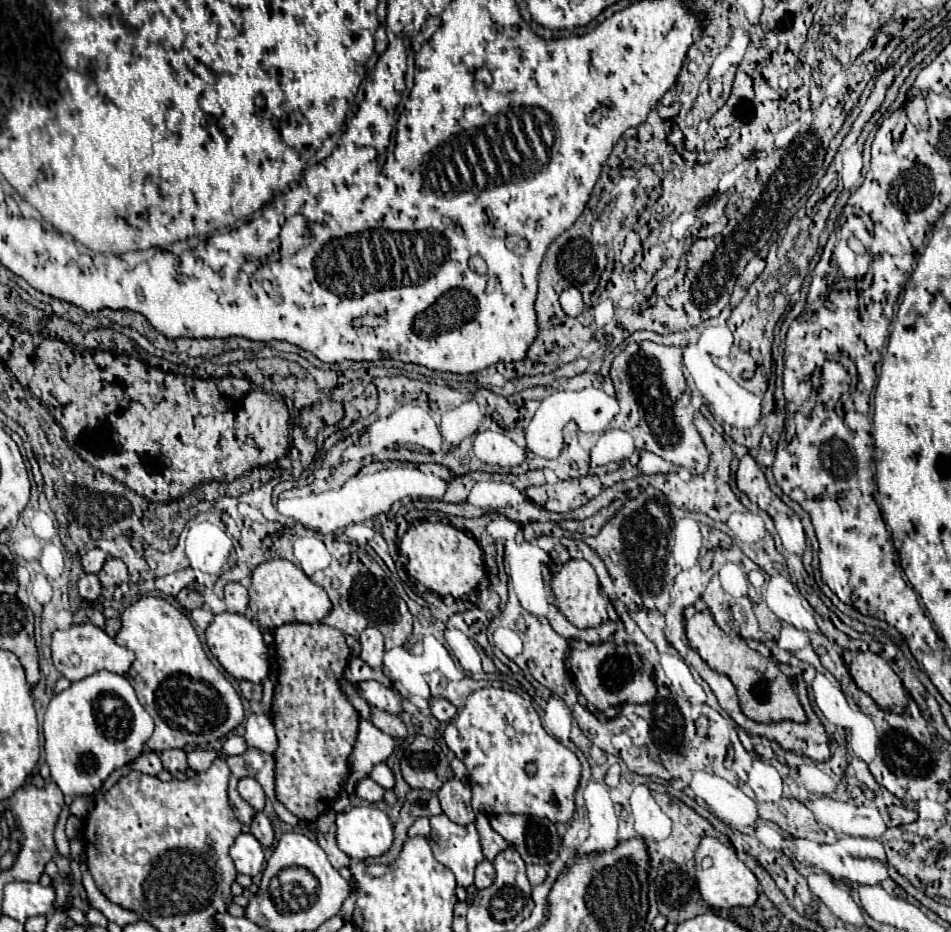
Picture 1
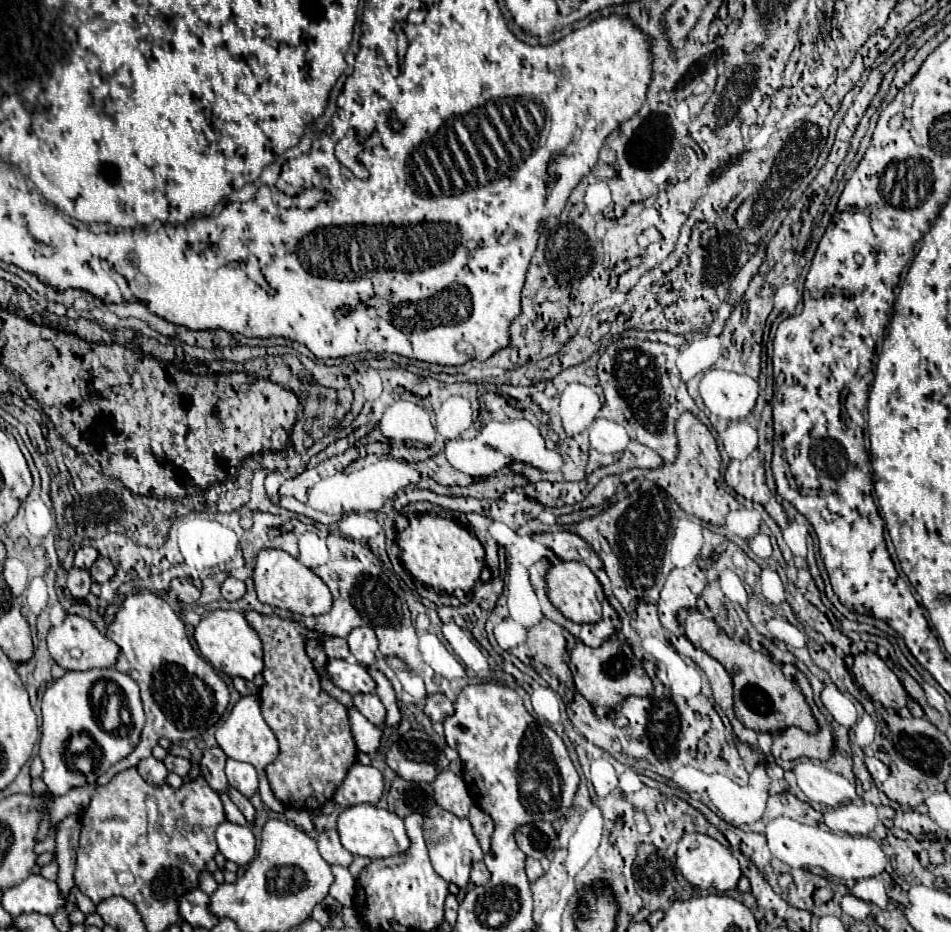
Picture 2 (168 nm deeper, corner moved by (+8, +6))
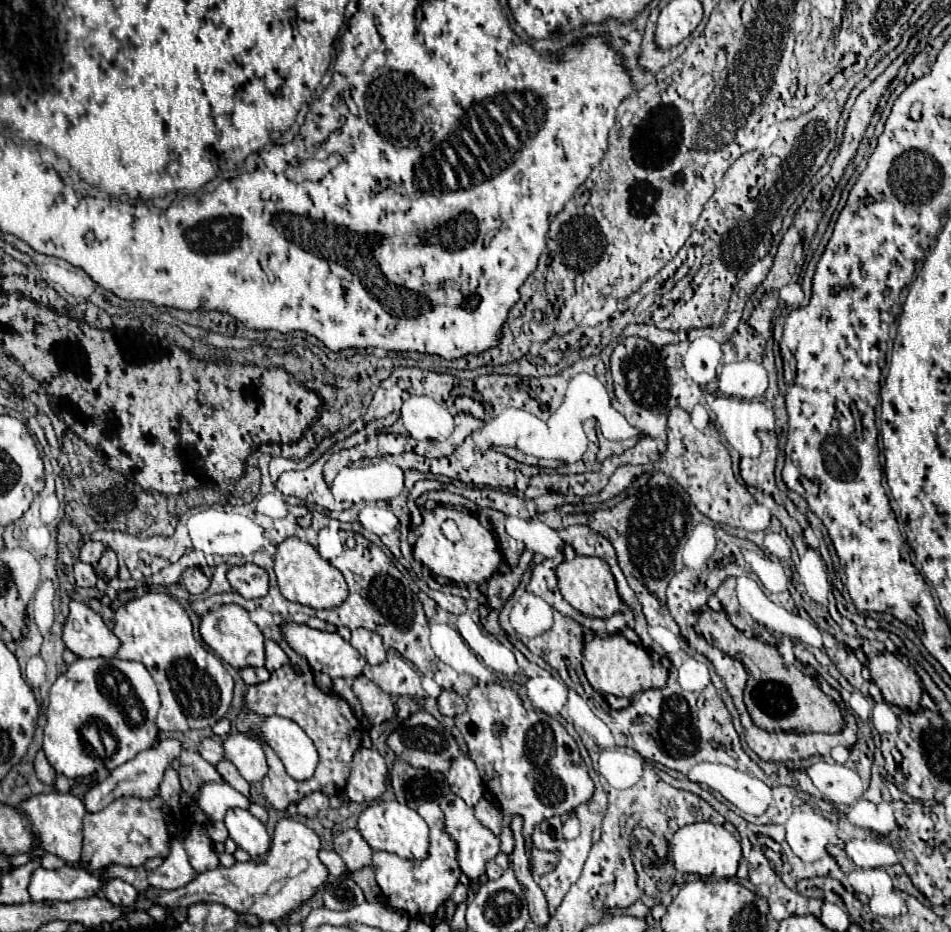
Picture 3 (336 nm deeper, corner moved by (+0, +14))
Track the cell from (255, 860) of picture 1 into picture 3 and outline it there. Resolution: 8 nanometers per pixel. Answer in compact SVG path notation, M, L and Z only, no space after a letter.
M229 808L225 814L225 826L231 840L243 848L251 858L261 858L271 846L271 838L265 826L243 808Z

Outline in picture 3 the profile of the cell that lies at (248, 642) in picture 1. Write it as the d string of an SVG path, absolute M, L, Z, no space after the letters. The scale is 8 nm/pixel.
M225 604L217 610L207 612L201 618L201 638L203 642L221 656L233 668L247 668L247 666L265 666L265 648L263 648L263 634L255 622L251 622L249 612L237 604Z

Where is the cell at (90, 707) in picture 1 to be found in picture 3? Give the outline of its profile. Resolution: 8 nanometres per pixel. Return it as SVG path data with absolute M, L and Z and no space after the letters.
M77 658L65 674L61 674L51 686L51 702L47 708L47 724L43 750L47 754L49 764L57 770L57 774L65 774L69 778L83 778L105 766L113 770L127 760L135 758L139 752L153 746L157 740L157 718L159 710L159 694L155 680L147 672L141 662L127 662L115 658Z

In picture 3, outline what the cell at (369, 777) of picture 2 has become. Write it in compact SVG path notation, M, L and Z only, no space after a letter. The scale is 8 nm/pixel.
M359 748L351 760L351 774L347 778L345 792L357 802L373 802L385 792L387 764L377 750Z

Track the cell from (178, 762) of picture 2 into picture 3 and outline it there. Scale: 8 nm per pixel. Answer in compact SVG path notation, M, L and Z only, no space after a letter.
M183 750L179 760L181 760L179 778L181 778L183 792L187 796L191 796L193 800L197 800L199 788L203 784L207 784L207 782L223 782L223 776L219 776L219 772L215 770L215 766L209 764L209 762L205 762L199 752Z

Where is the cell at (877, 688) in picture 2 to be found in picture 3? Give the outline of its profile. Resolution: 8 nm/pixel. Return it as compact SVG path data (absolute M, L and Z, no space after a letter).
M891 652L879 654L871 660L869 672L889 704L895 704L911 712L919 708L919 700L923 696L921 678L897 656L893 656Z

